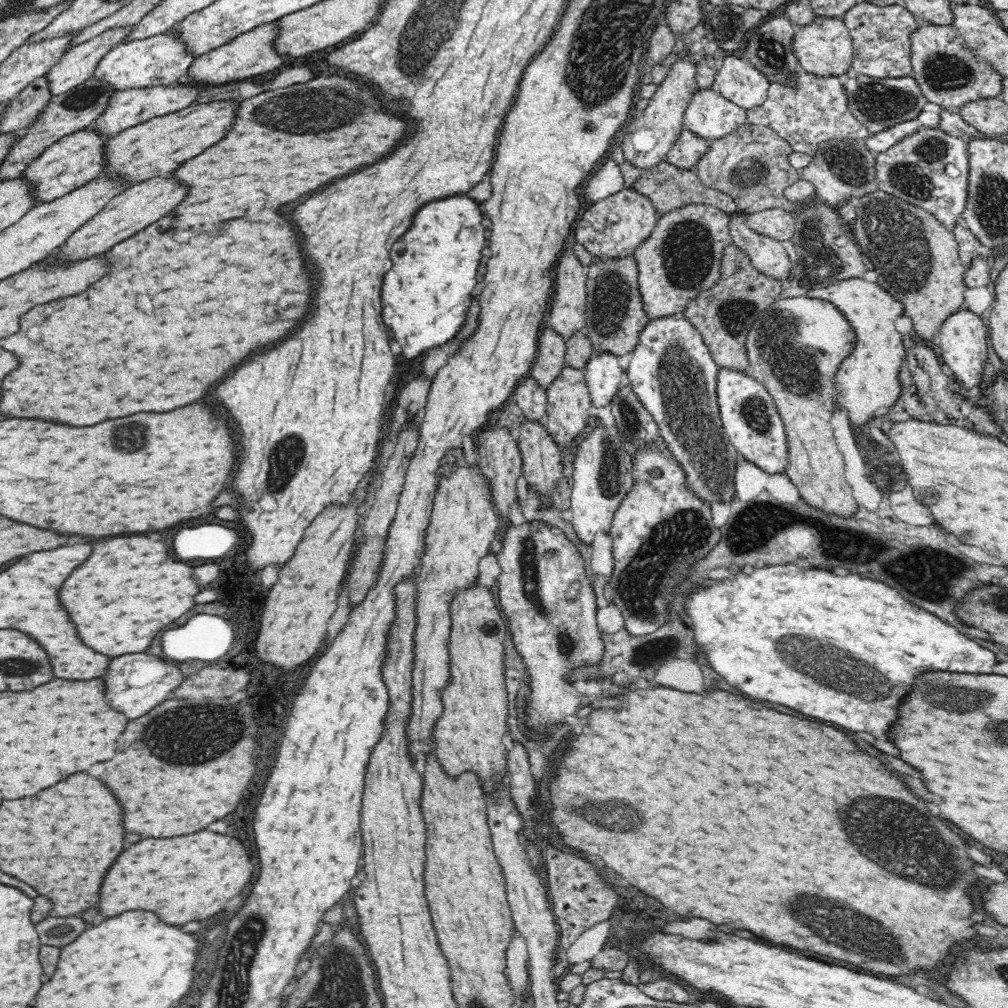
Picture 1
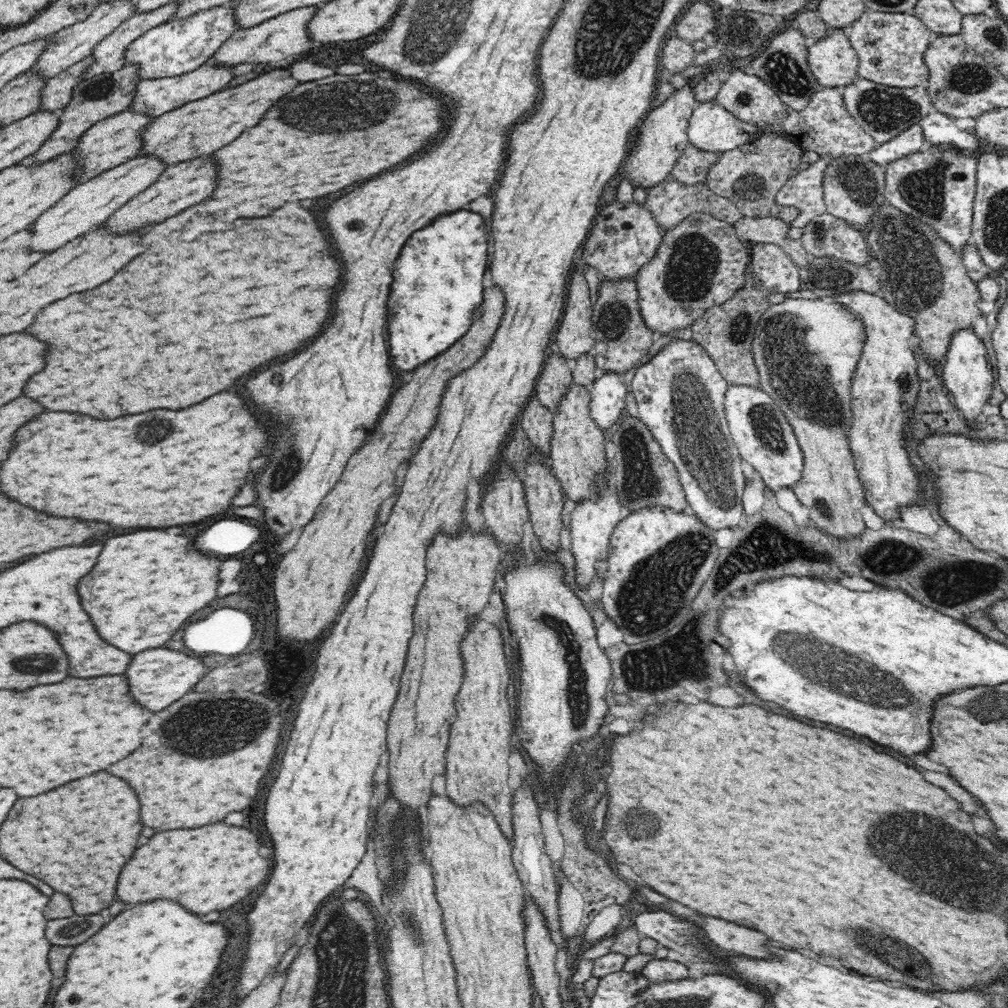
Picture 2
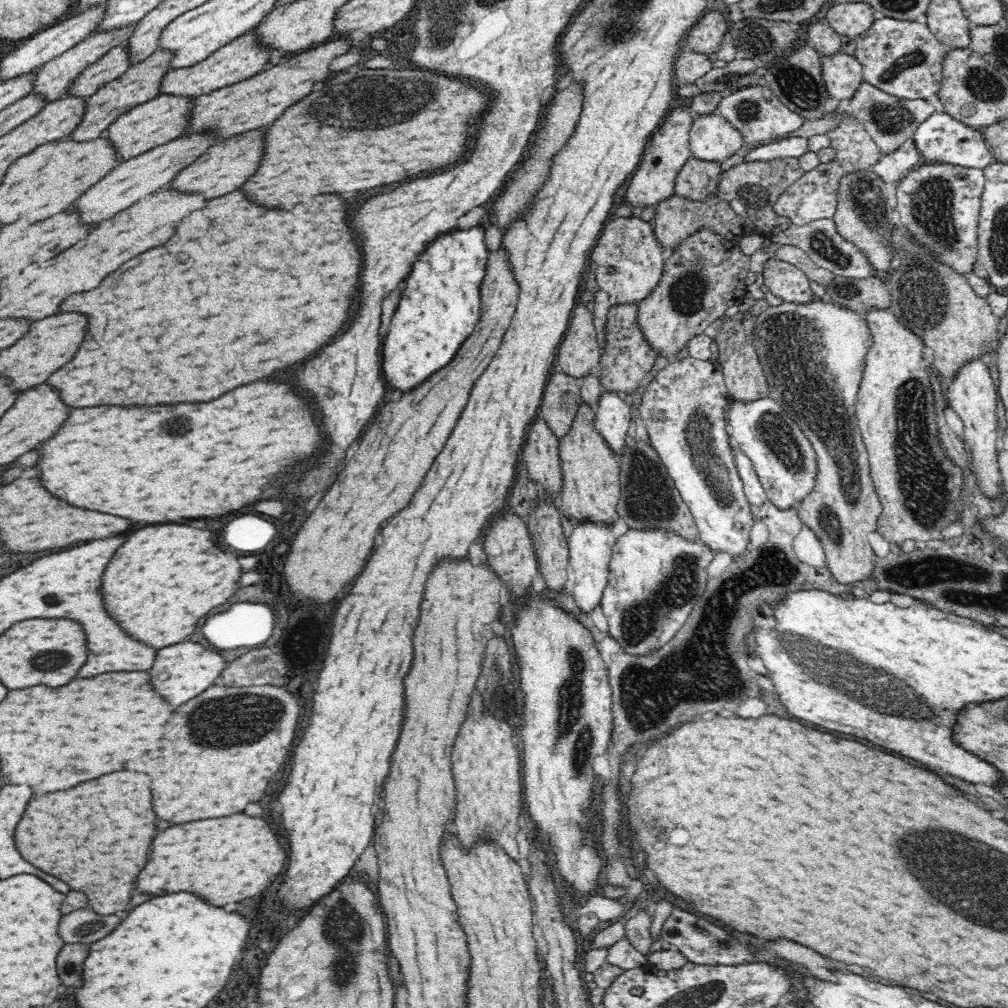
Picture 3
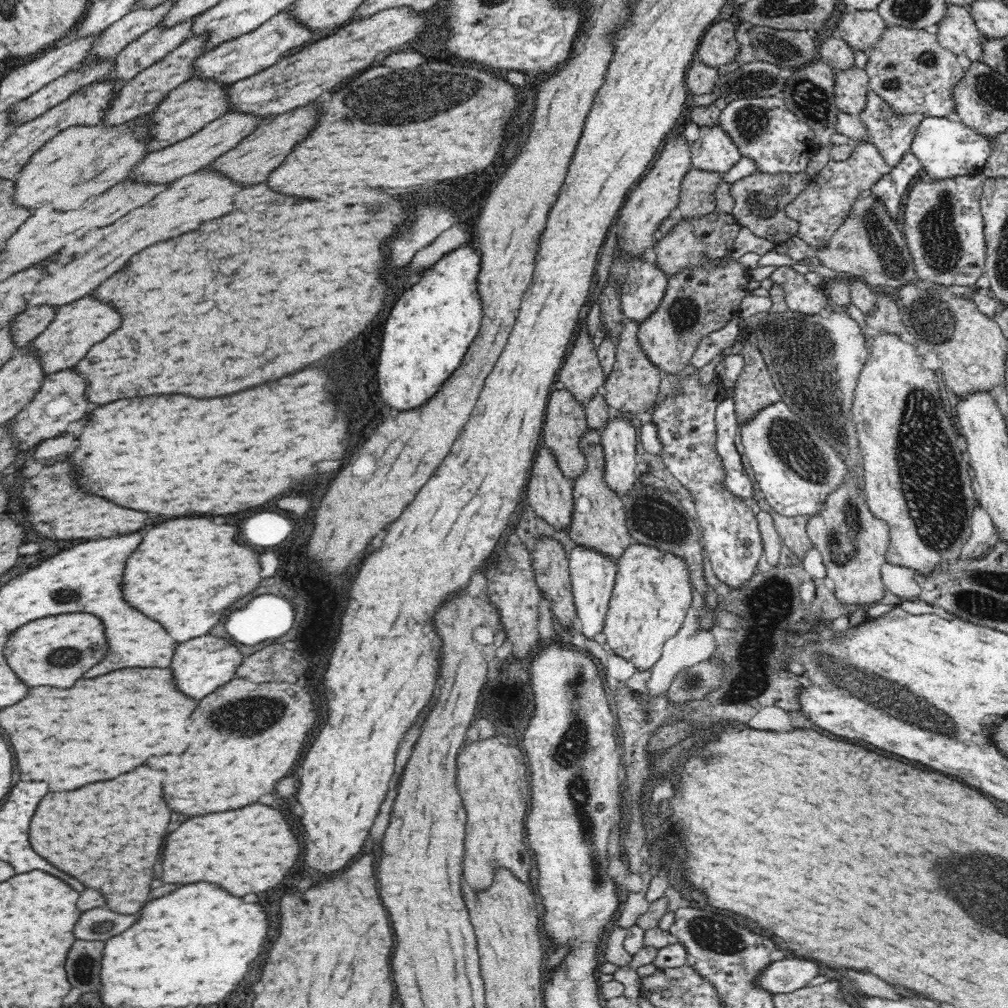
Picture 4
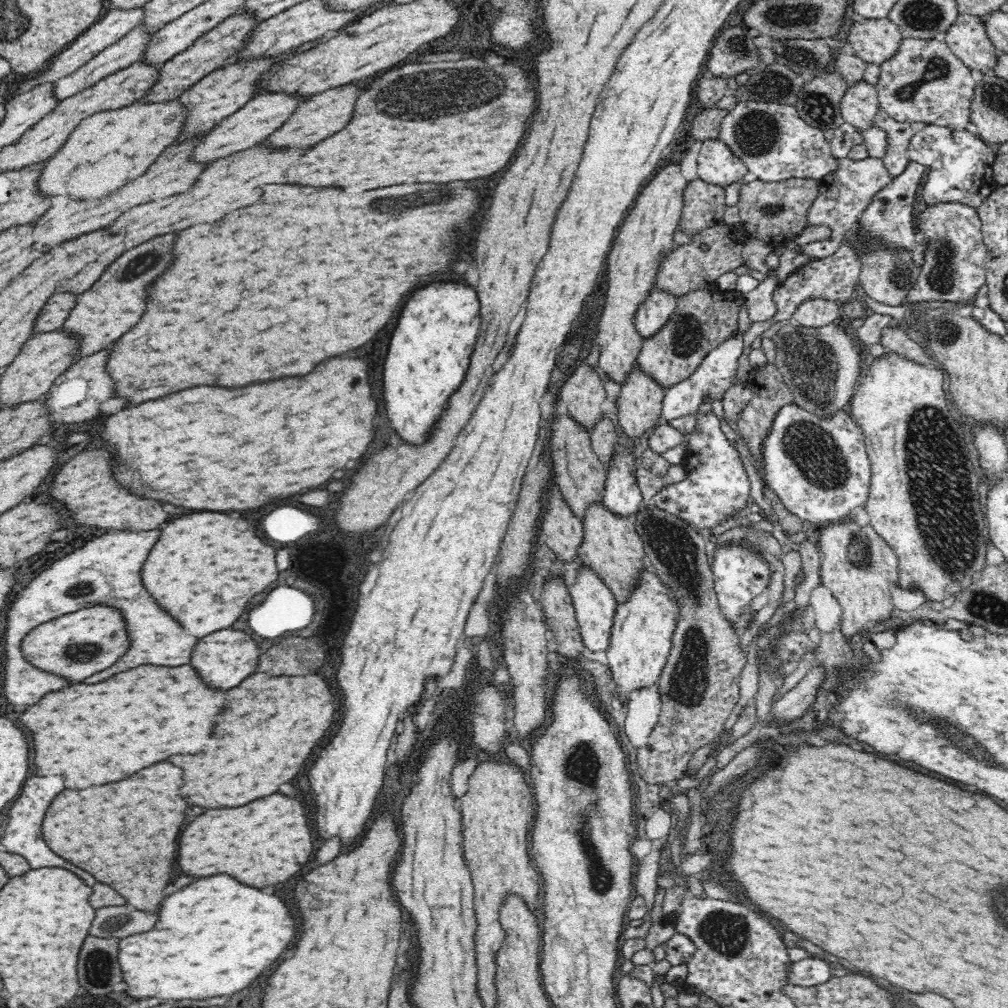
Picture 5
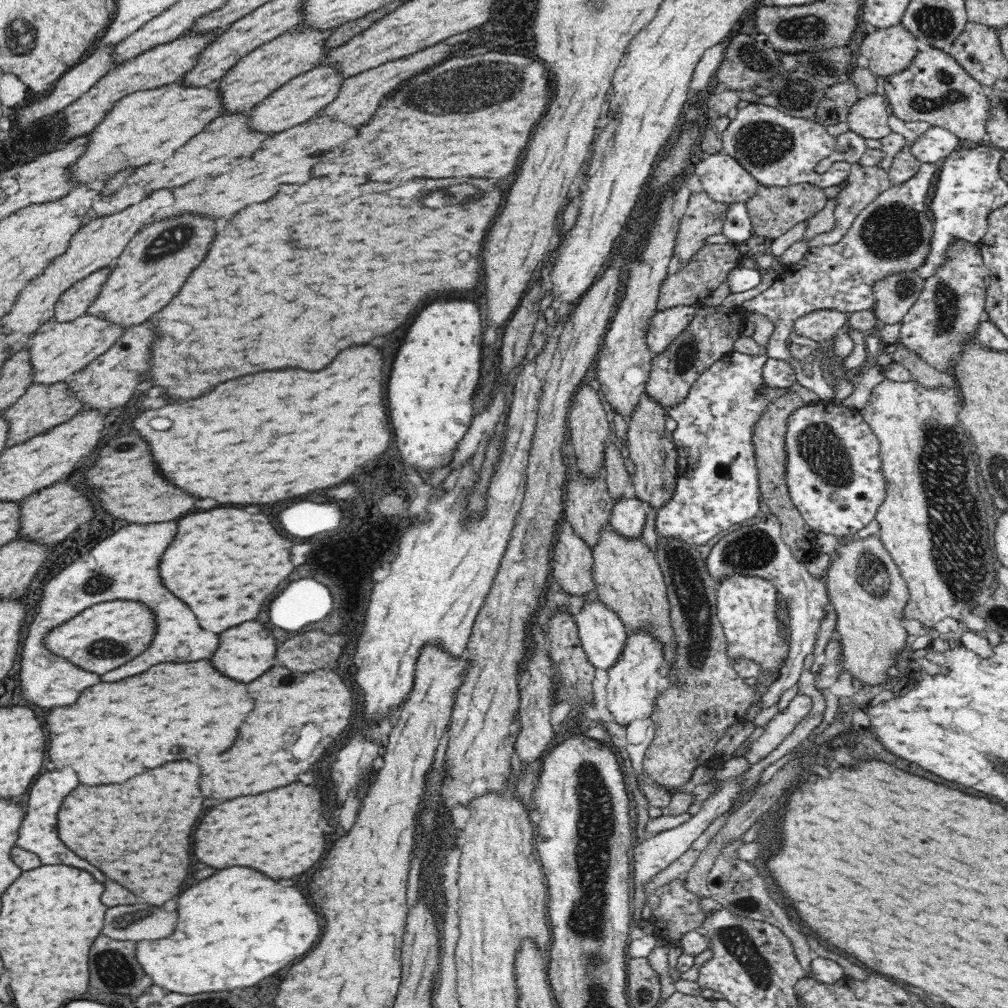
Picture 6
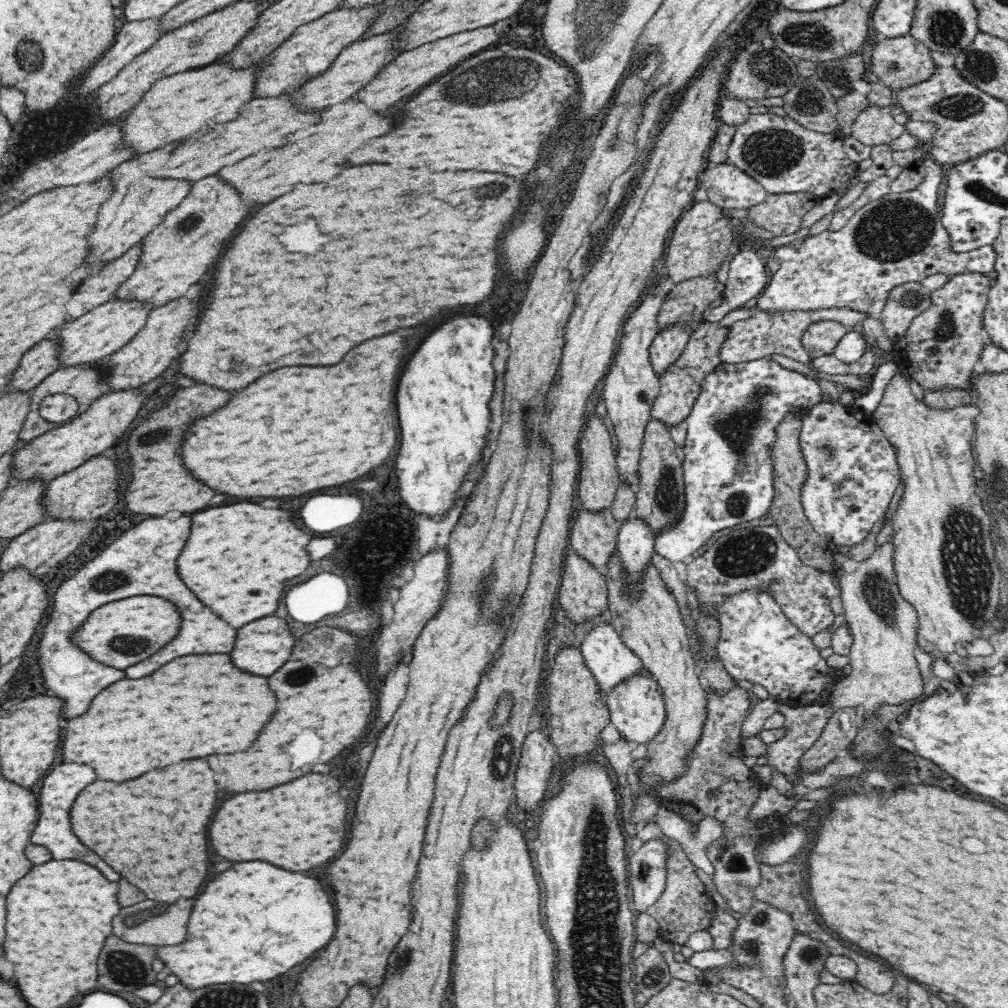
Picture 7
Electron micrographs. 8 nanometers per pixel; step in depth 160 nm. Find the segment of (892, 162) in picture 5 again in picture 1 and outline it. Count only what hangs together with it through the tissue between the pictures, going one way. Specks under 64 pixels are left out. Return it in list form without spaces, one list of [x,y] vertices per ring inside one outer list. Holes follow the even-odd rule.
[[[860,74],[848,78],[843,85],[845,86],[849,109],[862,124],[868,127],[871,133],[886,130],[894,124],[904,122],[904,120],[916,119],[918,114],[922,112],[924,104],[928,101],[921,93],[920,87],[913,76],[872,78]]]

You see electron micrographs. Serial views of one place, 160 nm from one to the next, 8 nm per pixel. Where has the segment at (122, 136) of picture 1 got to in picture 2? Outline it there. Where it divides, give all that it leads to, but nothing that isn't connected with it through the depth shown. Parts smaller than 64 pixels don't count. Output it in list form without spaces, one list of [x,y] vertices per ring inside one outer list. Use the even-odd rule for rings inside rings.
[[[288,68],[274,69],[255,79],[235,87],[224,88],[217,93],[189,102],[176,110],[152,119],[140,130],[140,150],[136,157],[156,157],[166,166],[186,162],[220,150],[236,140],[246,128],[256,126],[280,96],[290,92],[299,82],[290,77]]]

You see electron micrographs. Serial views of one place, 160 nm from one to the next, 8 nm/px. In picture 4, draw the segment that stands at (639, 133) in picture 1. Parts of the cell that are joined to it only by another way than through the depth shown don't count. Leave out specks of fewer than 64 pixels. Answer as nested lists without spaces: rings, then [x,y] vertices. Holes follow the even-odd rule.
[[[676,131],[672,136],[668,136],[662,151],[658,153],[658,158],[654,159],[653,167],[640,178],[637,187],[630,190],[619,211],[614,226],[618,231],[617,242],[621,244],[621,250],[631,254],[644,254],[646,248],[654,246],[657,240],[652,233],[656,232],[662,220],[670,217],[670,212],[678,205],[682,178],[690,170],[690,165],[690,145],[683,132]]]

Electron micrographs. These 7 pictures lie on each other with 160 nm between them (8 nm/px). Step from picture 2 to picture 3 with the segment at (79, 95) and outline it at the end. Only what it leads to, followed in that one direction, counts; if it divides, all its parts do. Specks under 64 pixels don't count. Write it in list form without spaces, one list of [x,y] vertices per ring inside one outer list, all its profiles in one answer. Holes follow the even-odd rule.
[[[158,50],[152,52],[148,58],[130,65],[124,74],[120,74],[116,80],[110,80],[96,88],[92,96],[84,99],[84,116],[80,124],[72,130],[67,137],[76,142],[86,142],[101,136],[102,132],[108,128],[120,116],[135,106],[144,104],[158,96],[160,92],[160,80],[168,72],[168,64],[172,59],[172,51]]]

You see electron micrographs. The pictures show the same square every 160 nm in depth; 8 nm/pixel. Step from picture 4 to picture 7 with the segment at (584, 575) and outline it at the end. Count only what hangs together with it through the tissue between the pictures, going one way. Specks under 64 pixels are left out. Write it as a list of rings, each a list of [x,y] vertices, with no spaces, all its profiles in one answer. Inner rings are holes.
[[[600,621],[591,627],[589,632],[583,636],[580,647],[588,668],[592,671],[593,677],[598,681],[598,685],[600,685],[600,693],[604,696],[614,686],[617,686],[618,682],[626,680],[632,674],[642,672],[644,667],[641,658],[638,658],[638,655],[634,654],[624,644],[620,633],[616,632],[612,624],[605,621]]]

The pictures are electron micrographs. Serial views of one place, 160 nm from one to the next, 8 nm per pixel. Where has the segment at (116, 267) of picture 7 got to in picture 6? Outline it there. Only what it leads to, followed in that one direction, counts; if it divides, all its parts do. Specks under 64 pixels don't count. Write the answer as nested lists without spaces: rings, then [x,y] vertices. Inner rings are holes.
[[[102,268],[94,274],[90,274],[88,278],[76,282],[72,288],[68,288],[56,302],[56,314],[54,314],[56,323],[70,322],[86,315],[88,306],[98,296],[100,288],[110,273],[111,268]]]

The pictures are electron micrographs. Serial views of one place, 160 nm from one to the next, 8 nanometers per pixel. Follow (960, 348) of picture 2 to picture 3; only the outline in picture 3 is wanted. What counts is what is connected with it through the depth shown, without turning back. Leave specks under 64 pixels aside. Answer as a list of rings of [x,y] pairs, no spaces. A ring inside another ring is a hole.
[[[972,358],[968,362],[964,362],[956,376],[954,378],[948,377],[947,394],[948,404],[951,406],[964,423],[964,436],[968,438],[968,444],[972,448],[972,456],[974,456],[974,472],[976,472],[976,478],[978,478],[978,484],[980,484],[980,490],[990,496],[990,498],[1000,498],[1002,494],[1002,476],[1000,476],[1000,470],[998,470],[999,455],[996,455],[996,451],[999,449],[999,439],[996,436],[996,423],[998,422],[998,416],[996,416],[996,402],[998,402],[998,389],[994,383],[994,378],[990,374],[988,369],[988,363],[986,358]]]

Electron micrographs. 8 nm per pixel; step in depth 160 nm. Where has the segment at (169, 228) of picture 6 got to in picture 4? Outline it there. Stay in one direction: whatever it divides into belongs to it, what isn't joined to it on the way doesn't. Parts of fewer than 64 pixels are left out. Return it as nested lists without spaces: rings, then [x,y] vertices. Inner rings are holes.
[[[90,296],[72,302],[66,306],[59,306],[48,324],[46,330],[42,330],[37,338],[32,341],[26,348],[26,354],[32,356],[40,363],[44,376],[72,368],[78,364],[86,352],[100,340],[104,340],[108,334],[112,334],[120,326],[120,314],[110,308],[108,304],[102,304]]]

